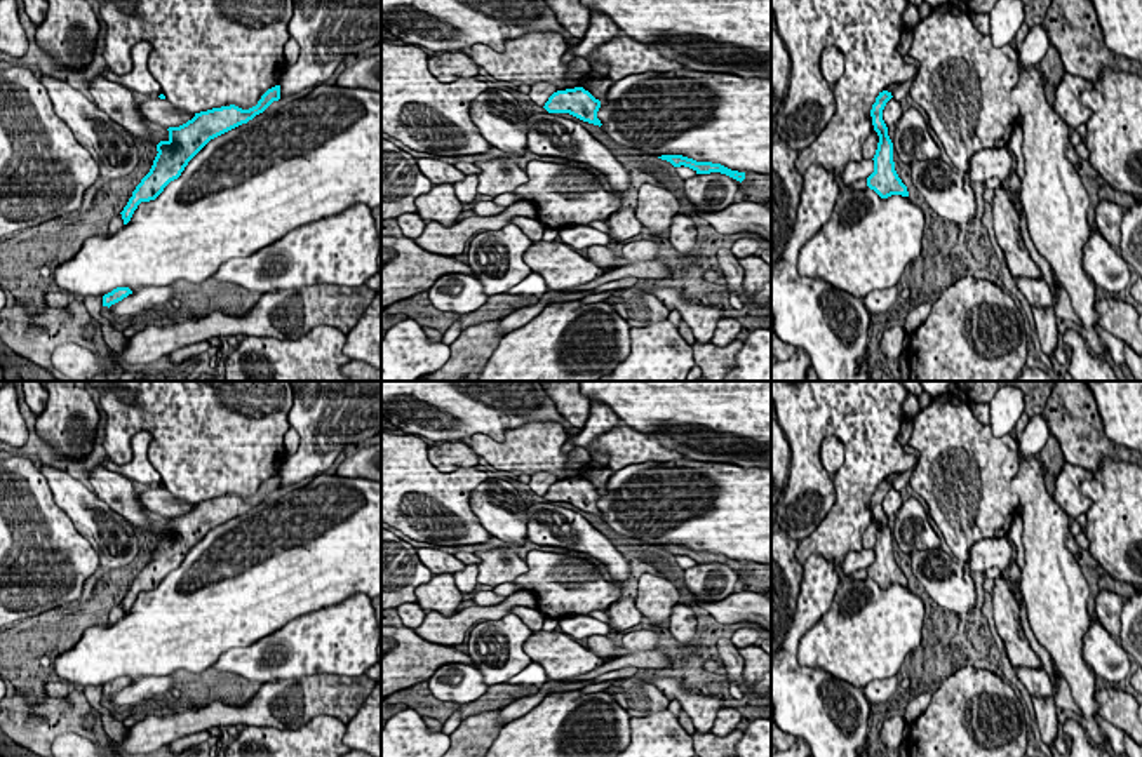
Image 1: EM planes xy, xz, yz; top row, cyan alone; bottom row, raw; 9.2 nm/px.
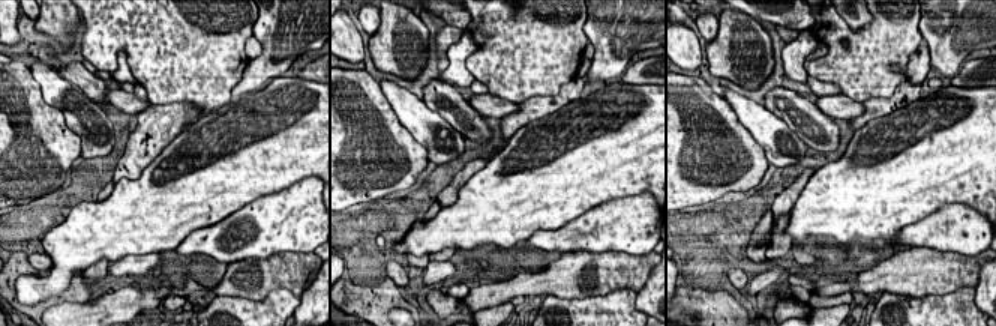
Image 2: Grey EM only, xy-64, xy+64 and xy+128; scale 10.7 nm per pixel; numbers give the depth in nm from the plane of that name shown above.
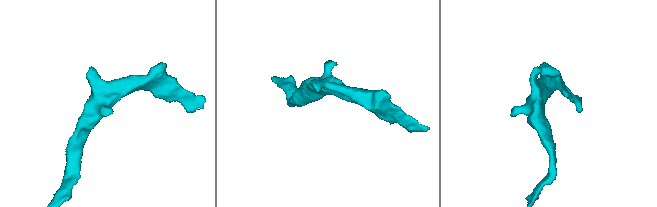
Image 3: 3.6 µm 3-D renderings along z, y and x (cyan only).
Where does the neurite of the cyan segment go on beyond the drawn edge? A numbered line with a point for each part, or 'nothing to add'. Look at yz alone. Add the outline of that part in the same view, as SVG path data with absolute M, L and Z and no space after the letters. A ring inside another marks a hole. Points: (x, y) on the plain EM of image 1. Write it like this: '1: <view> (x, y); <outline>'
nothing to add

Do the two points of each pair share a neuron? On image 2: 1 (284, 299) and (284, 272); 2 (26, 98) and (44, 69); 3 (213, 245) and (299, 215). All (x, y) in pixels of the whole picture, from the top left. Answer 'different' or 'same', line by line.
1: different
2: different
3: same

